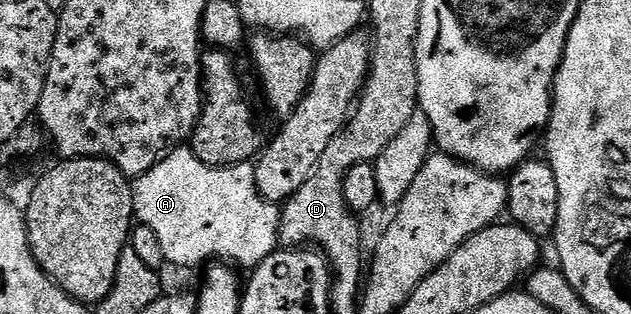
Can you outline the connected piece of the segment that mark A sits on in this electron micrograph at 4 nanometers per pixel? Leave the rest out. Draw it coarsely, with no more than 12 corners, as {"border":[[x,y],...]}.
{"border":[[179,147],[133,178],[171,266],[259,265],[281,208],[249,161]]}

